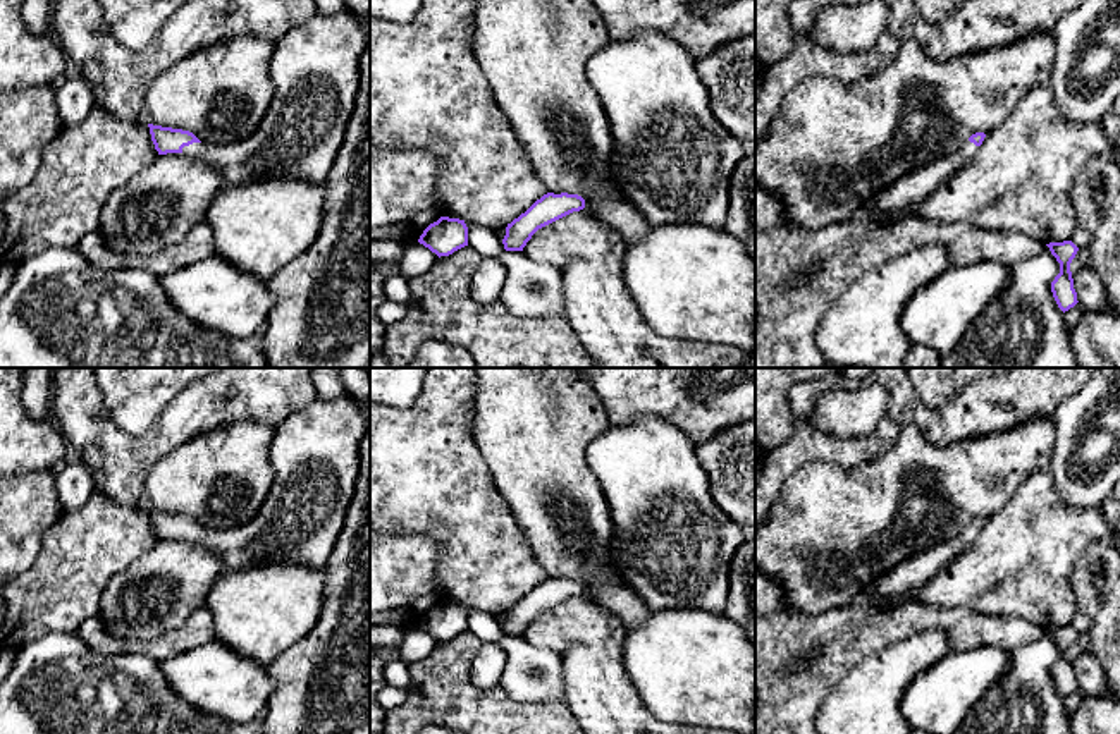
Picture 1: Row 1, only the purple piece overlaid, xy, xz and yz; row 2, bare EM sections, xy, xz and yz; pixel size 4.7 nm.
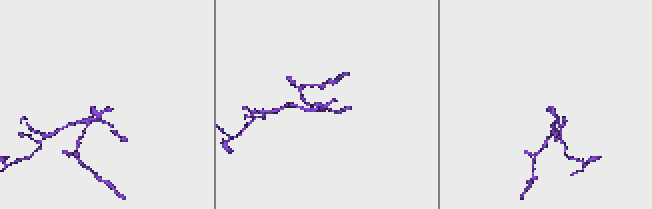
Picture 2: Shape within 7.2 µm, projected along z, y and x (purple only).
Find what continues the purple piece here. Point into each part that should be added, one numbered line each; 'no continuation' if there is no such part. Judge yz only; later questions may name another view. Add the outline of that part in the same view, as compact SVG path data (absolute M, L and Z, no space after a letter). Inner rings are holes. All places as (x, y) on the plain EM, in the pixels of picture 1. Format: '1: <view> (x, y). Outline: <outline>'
1: yz (969, 535). Outline: M967 526L962 533L960 533L960 541L967 547L970 543L974 543L979 536L979 531L975 531L974 528Z

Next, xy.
1: xy (315, 452). Outline: M318 395L274 428L270 445L274 483L255 517L224 531L193 528L182 533L182 540L212 550L229 572L274 562L323 569L354 493L363 433L365 414L353 397L330 401Z

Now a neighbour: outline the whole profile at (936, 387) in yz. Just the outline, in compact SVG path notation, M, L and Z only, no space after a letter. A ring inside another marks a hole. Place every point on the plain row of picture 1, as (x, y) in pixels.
M907 368L919 399L931 407L951 402L975 380L1003 376L1012 368Z

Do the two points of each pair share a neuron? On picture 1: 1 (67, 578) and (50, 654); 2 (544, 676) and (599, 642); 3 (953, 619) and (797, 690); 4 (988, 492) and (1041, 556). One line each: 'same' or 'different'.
1: different
2: different
3: same
4: different

